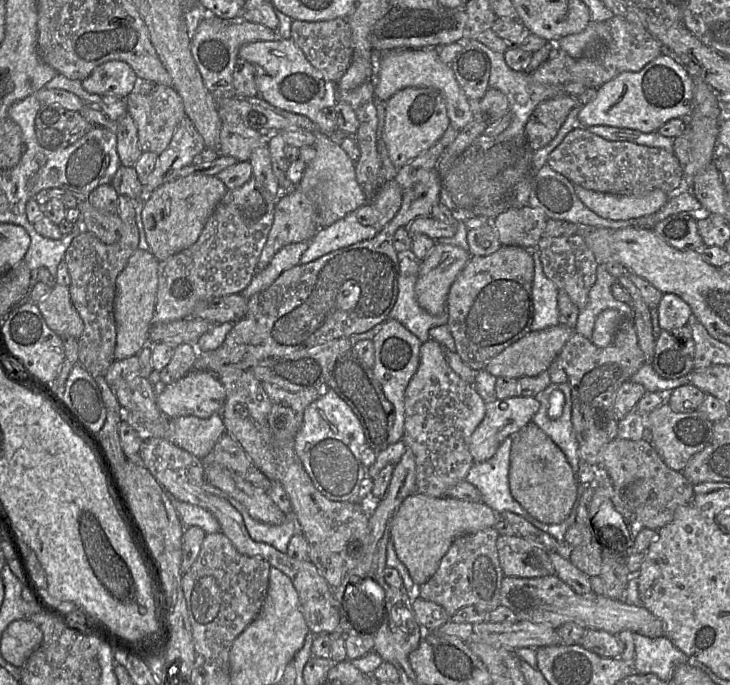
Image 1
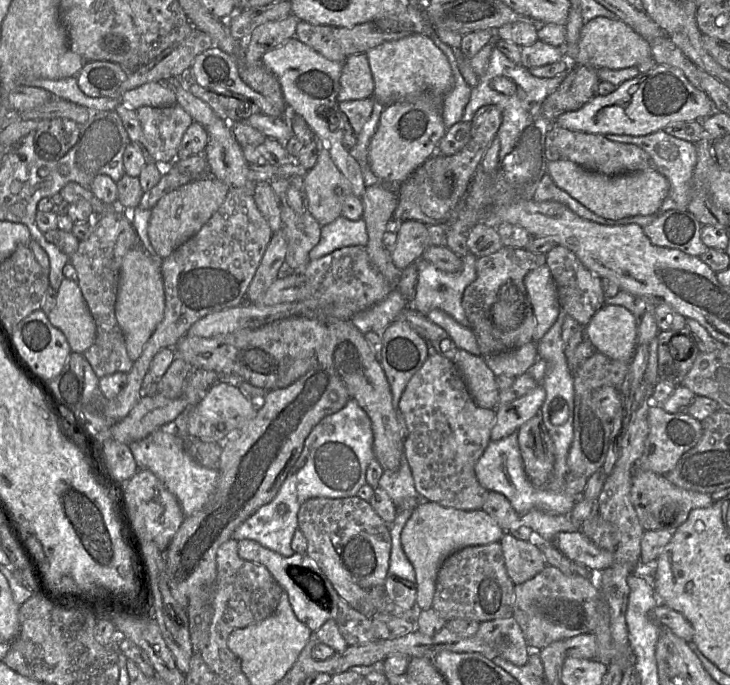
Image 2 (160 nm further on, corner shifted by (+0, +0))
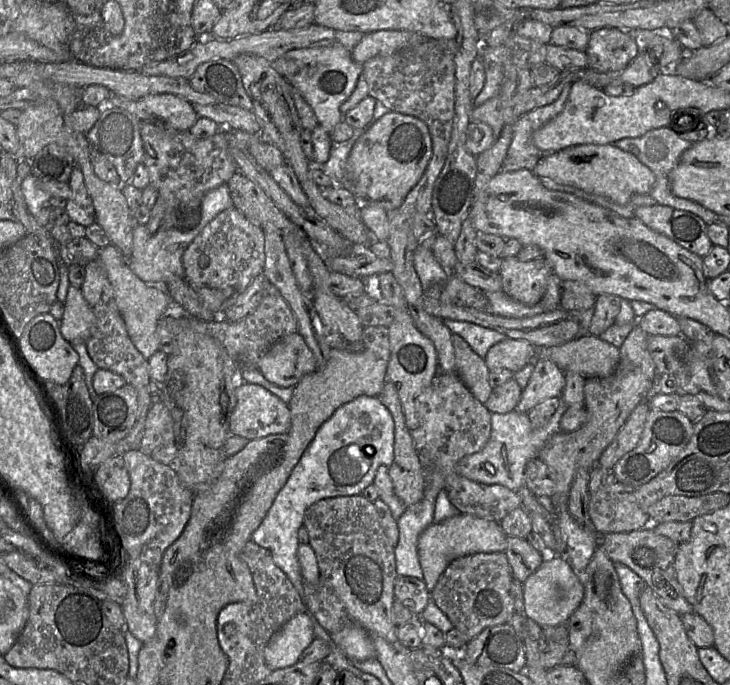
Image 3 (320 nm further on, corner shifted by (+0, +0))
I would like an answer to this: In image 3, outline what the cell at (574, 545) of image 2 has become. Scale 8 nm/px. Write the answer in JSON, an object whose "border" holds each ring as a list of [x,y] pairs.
{"border":[[[651,523],[648,527],[628,533],[600,535],[599,540],[599,547],[604,549],[613,563],[622,563],[633,570],[667,607],[681,617],[685,613],[692,613],[693,607],[686,599],[674,569],[673,563],[679,544],[681,543],[657,534]]]}

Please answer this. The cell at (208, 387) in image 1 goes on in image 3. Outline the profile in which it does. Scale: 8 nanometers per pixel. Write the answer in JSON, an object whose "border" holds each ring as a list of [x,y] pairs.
{"border":[[[241,383],[235,388],[235,404],[229,415],[229,433],[248,440],[288,432],[291,427],[288,404],[260,385]]]}

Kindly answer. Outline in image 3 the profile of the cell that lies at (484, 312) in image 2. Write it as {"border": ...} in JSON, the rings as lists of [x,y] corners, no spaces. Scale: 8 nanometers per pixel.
{"border":[[[544,256],[527,262],[520,261],[518,257],[504,257],[499,270],[502,291],[528,306],[541,301],[552,274],[552,267]]]}

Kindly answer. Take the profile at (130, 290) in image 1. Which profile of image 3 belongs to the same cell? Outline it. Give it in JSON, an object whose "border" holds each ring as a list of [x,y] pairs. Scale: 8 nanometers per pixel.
{"border":[[[110,244],[101,248],[99,260],[106,269],[109,282],[114,291],[116,305],[124,319],[128,335],[144,358],[149,360],[159,350],[157,335],[159,320],[171,309],[174,302],[165,291],[165,284],[148,284],[136,276],[129,268],[127,259],[117,246]]]}

